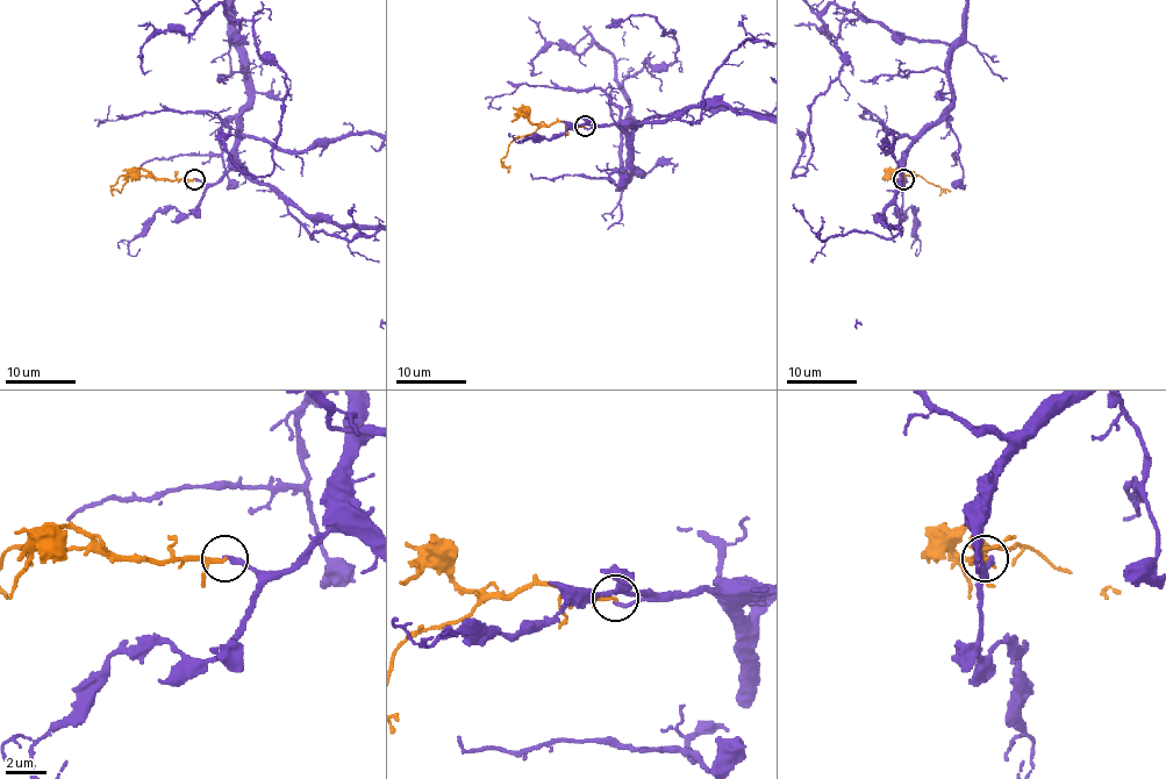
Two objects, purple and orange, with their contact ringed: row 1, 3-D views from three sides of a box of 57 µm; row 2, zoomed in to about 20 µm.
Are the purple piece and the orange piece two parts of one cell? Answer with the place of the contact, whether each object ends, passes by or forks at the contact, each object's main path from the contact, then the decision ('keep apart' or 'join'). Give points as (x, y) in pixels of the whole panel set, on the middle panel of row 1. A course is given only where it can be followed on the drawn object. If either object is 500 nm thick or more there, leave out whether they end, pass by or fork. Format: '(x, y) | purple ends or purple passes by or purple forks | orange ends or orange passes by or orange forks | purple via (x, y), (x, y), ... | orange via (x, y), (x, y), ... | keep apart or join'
(585, 126) | purple ends | orange passes by | purple via (584, 127), (619, 123), (638, 173), (621, 157), (622, 81), (676, 61), (652, 18), (612, 19) | orange via (584, 126), (552, 122), (517, 136), (502, 161), (509, 173) | join

